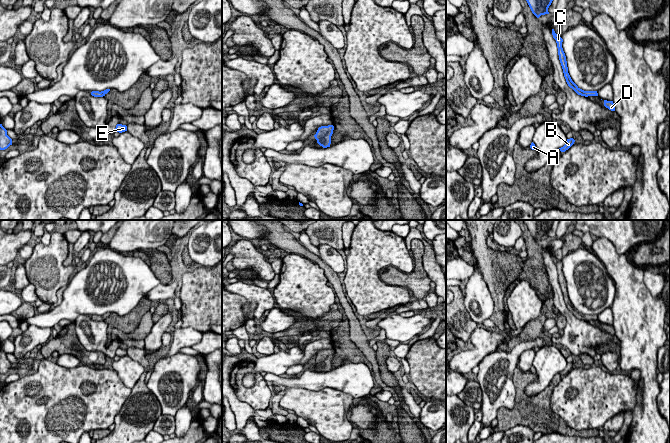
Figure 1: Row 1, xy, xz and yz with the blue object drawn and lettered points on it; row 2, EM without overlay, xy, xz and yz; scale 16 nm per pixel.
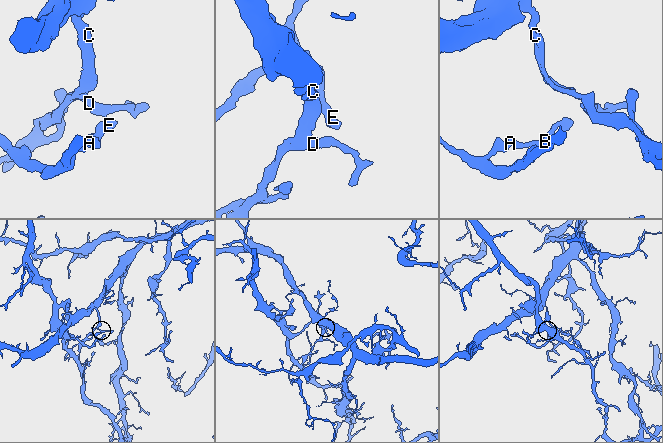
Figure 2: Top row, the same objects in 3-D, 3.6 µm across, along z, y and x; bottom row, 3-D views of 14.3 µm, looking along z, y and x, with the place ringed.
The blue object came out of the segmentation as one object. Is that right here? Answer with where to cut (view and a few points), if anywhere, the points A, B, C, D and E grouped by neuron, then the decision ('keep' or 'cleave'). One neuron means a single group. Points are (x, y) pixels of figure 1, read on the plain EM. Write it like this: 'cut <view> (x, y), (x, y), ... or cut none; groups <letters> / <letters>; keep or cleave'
cut xz (317, 355), (326, 358), (330, 364); groups A B D E / C; cleave

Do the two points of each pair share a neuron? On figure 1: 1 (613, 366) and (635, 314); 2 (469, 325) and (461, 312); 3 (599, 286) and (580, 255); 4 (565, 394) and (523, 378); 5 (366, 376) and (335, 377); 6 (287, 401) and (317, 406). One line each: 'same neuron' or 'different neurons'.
1: different neurons
2: same neuron
3: same neuron
4: different neurons
5: same neuron
6: same neuron

